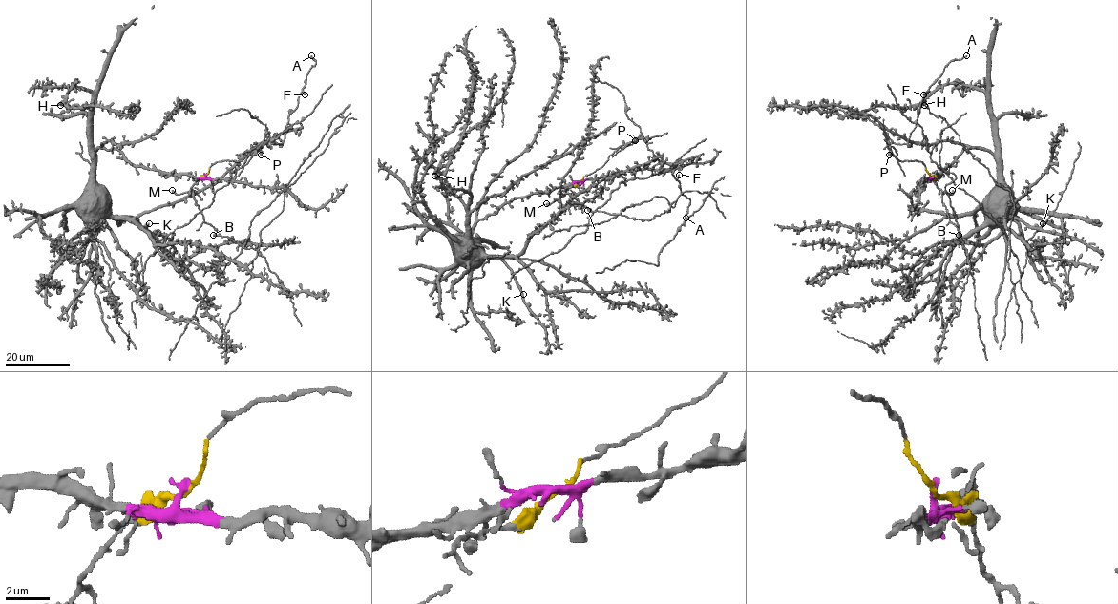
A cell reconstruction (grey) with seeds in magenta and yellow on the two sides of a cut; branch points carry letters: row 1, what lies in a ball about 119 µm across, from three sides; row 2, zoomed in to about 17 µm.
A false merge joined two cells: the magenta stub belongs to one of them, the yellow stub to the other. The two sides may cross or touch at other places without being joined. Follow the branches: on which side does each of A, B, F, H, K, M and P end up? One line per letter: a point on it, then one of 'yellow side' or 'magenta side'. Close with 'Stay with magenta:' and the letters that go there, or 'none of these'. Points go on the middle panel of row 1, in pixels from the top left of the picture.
A: (685, 218) | yellow side
B: (587, 210) | yellow side
F: (679, 175) | yellow side
H: (434, 176) | magenta side
K: (523, 294) | magenta side
M: (546, 203) | yellow side
P: (635, 140) | yellow side
Stay with magenta: H, K

